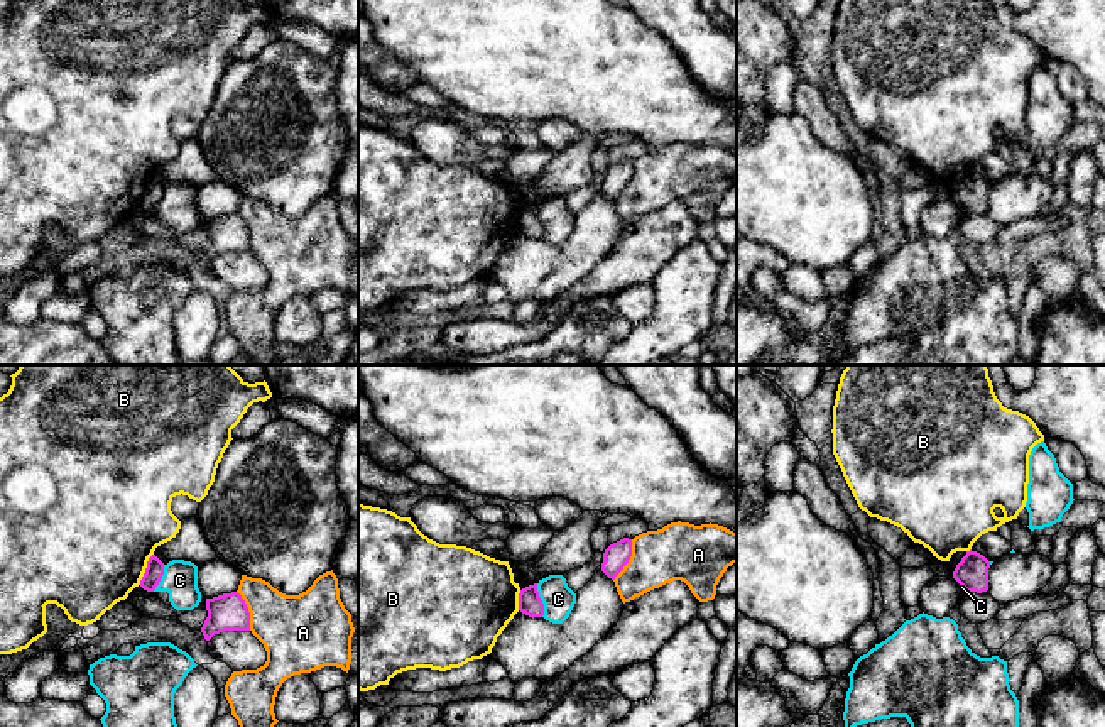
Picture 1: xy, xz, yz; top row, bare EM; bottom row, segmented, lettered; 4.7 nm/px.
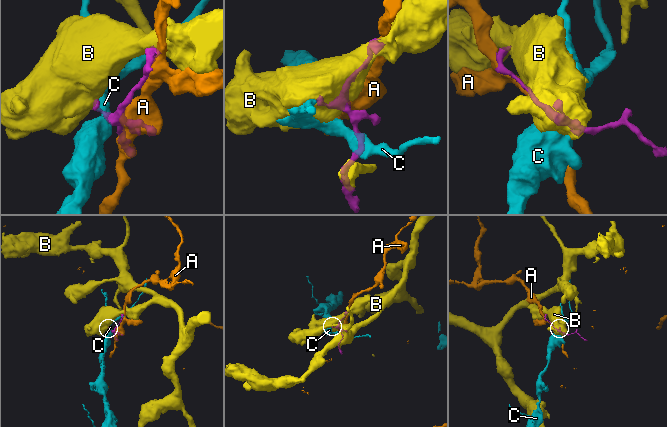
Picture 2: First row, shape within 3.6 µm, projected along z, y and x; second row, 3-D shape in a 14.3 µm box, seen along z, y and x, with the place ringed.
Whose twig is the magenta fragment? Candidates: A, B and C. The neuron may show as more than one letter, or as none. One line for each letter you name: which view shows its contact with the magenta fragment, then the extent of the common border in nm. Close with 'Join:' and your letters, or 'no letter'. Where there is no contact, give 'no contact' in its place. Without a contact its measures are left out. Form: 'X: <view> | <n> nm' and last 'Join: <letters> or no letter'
Join: no letter

